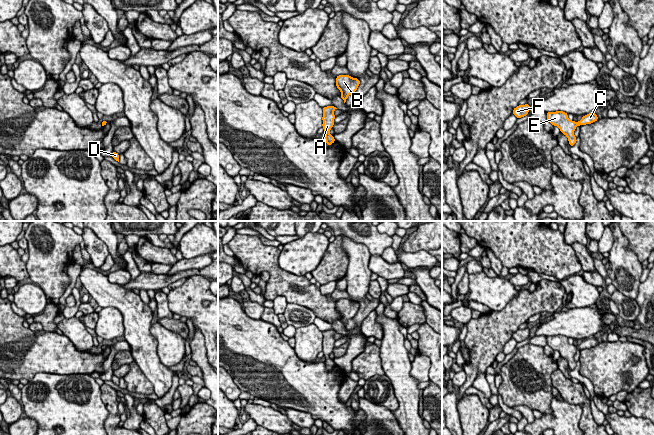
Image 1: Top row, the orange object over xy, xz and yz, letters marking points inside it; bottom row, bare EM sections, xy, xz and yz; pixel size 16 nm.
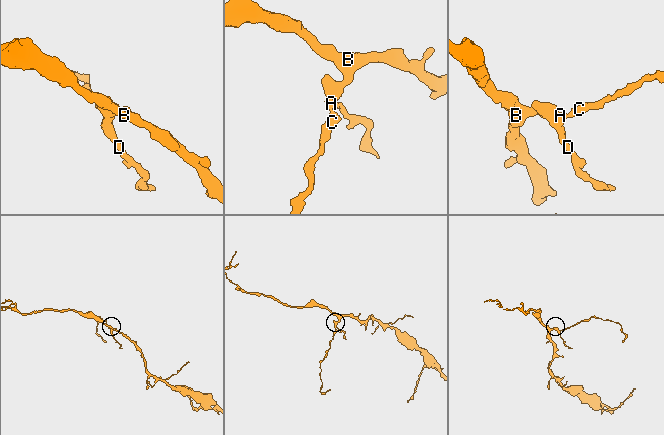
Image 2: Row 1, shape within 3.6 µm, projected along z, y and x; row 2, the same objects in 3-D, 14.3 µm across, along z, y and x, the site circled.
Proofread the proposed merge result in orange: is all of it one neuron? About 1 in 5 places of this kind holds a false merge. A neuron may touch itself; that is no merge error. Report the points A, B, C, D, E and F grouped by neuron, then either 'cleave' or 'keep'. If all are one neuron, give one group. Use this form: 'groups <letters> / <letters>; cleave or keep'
groups A B C D E F; keep

